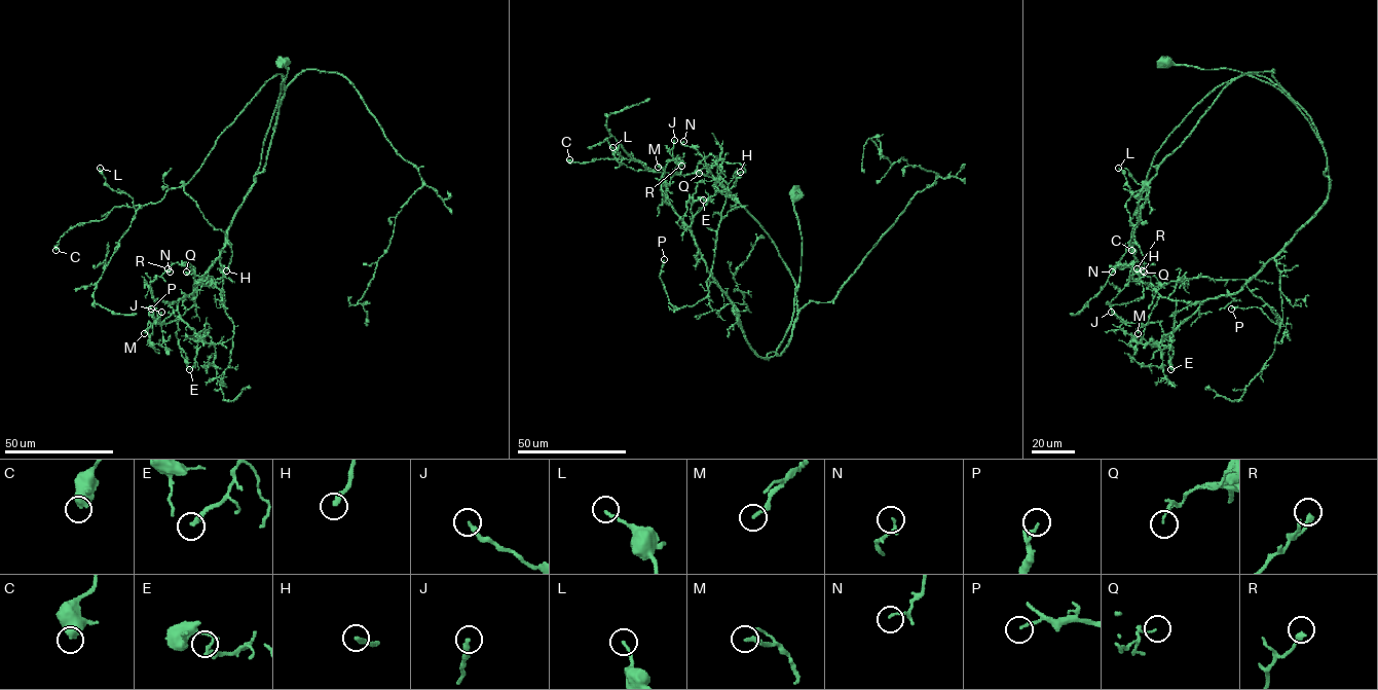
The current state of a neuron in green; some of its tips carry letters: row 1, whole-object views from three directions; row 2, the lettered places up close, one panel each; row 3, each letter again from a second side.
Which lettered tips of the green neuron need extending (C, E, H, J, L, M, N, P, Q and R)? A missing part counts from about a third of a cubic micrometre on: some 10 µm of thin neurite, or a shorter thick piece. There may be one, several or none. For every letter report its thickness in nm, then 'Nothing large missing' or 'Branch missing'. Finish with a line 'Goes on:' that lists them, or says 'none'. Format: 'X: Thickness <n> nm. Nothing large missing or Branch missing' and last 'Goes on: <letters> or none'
C: Thickness 650 nm. Nothing large missing
E: Thickness 240 nm. Nothing large missing
H: Thickness 280 nm. Branch missing
J: Thickness 280 nm. Nothing large missing
L: Thickness 150 nm. Nothing large missing
M: Thickness 240 nm. Nothing large missing
N: Thickness 130 nm. Nothing large missing
P: Thickness 170 nm. Nothing large missing
Q: Thickness 80 nm. Nothing large missing
R: Thickness 240 nm. Nothing large missing
Goes on: H

